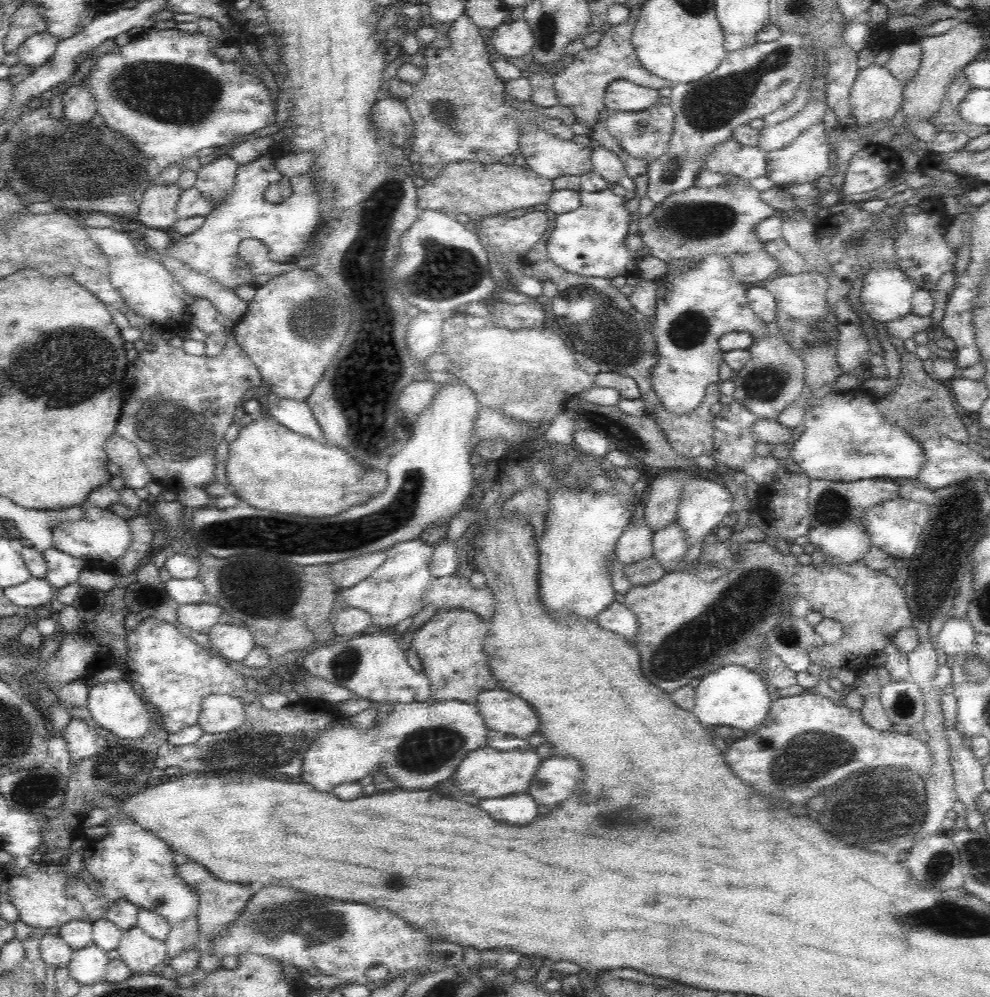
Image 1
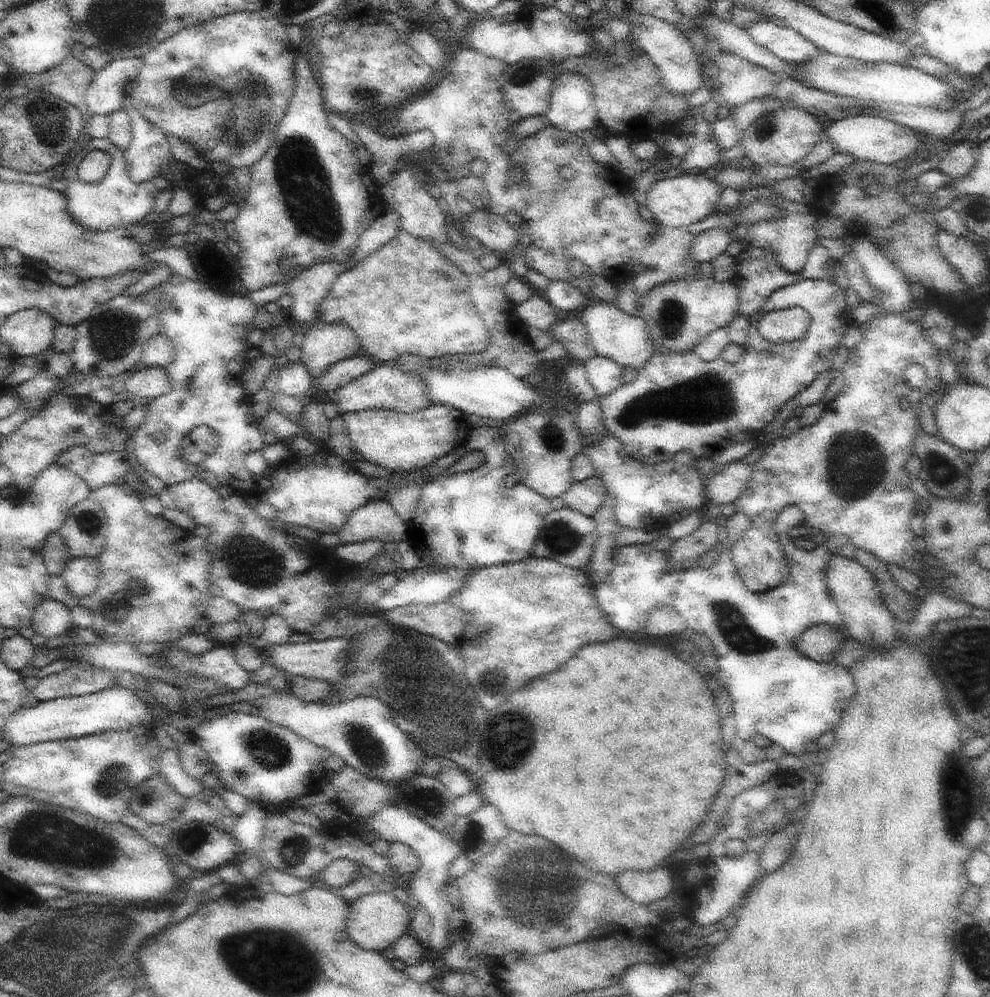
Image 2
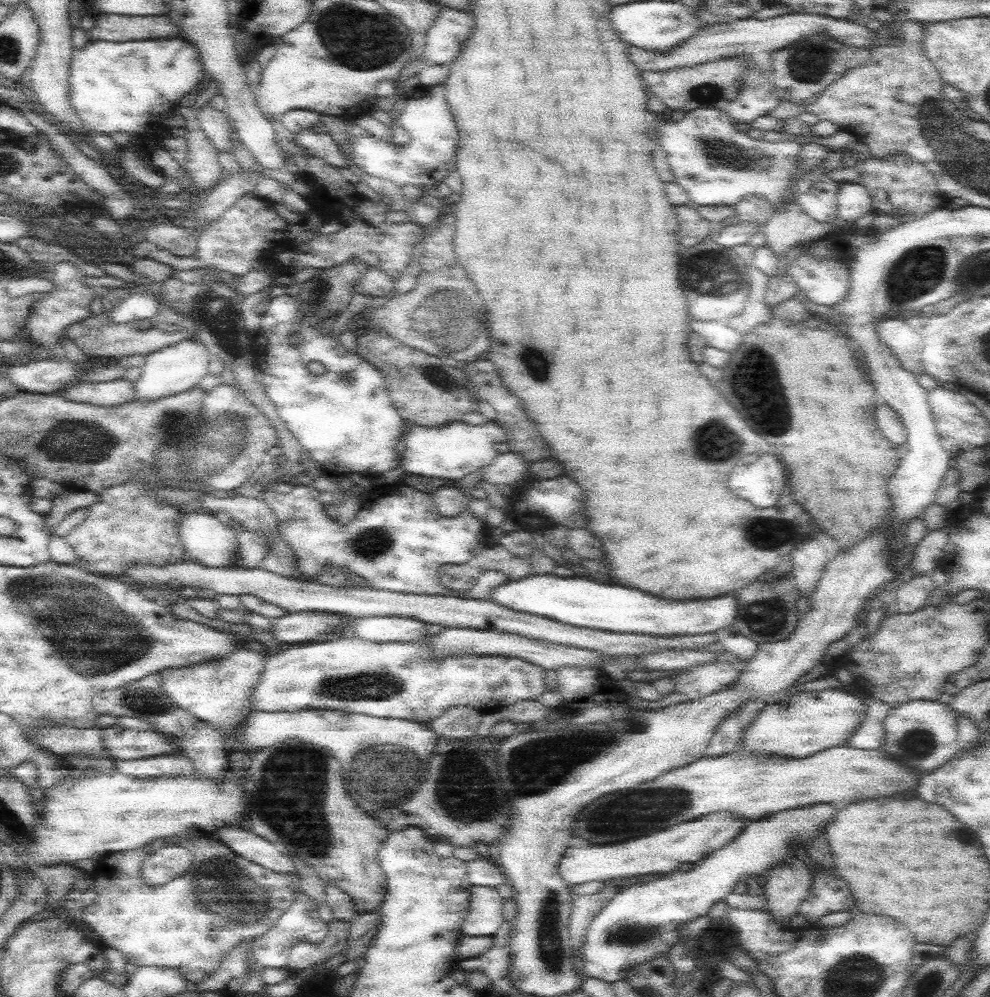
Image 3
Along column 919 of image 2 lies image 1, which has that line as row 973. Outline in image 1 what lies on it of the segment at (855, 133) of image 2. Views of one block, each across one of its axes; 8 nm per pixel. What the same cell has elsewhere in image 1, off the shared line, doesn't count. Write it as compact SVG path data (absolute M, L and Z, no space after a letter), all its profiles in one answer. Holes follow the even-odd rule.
M137 926L123 932L117 951L120 954L120 960L126 963L133 974L151 974L158 964L167 963L168 960L165 942L151 938Z

